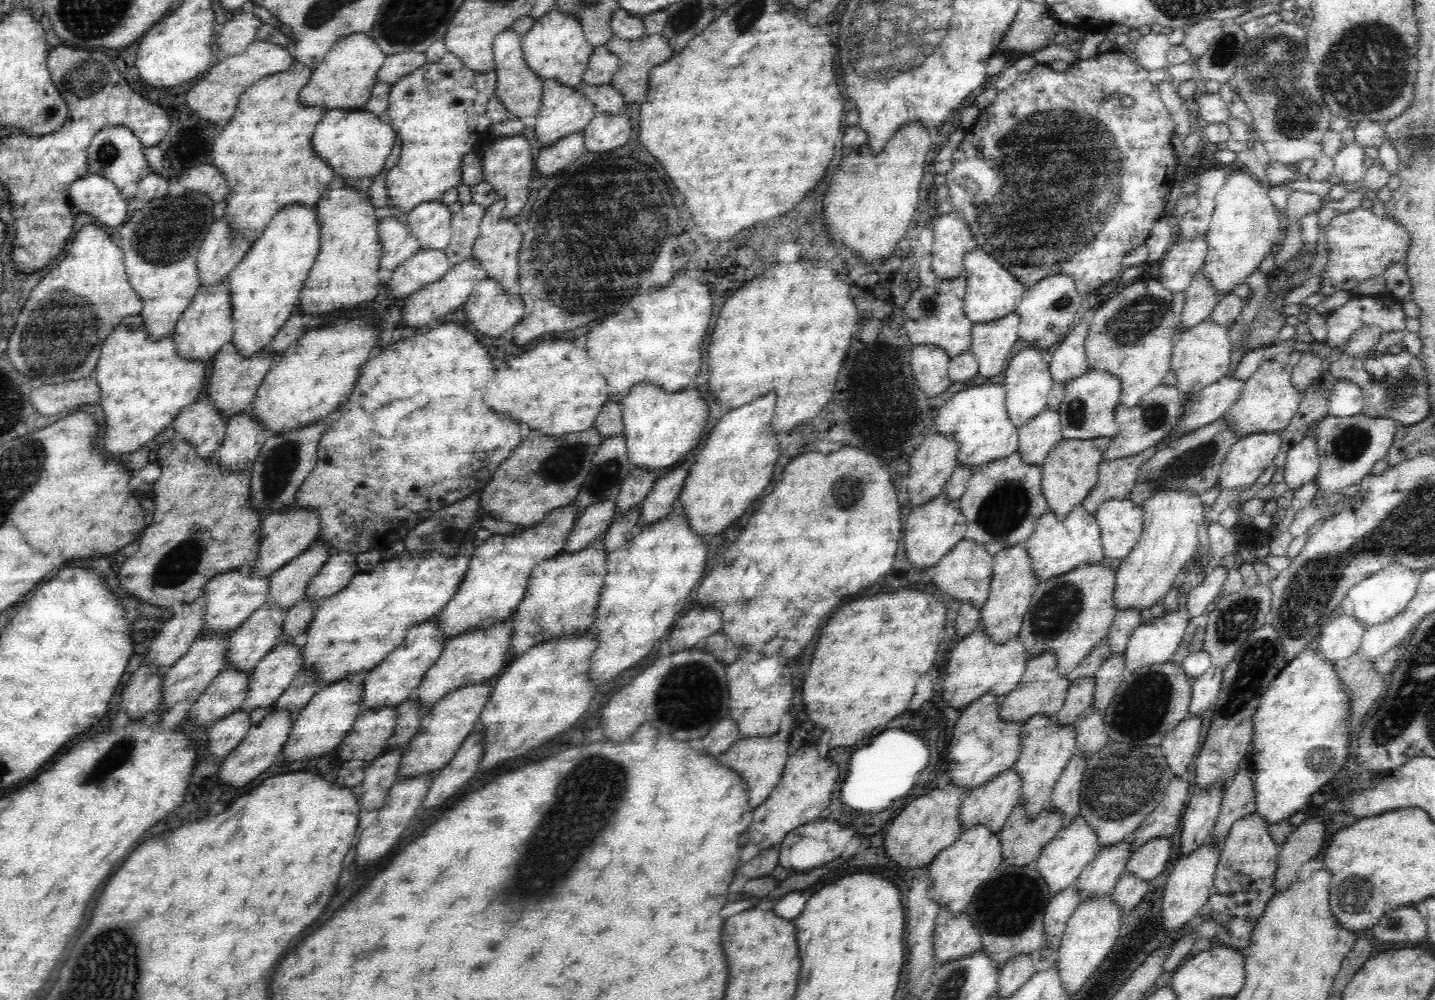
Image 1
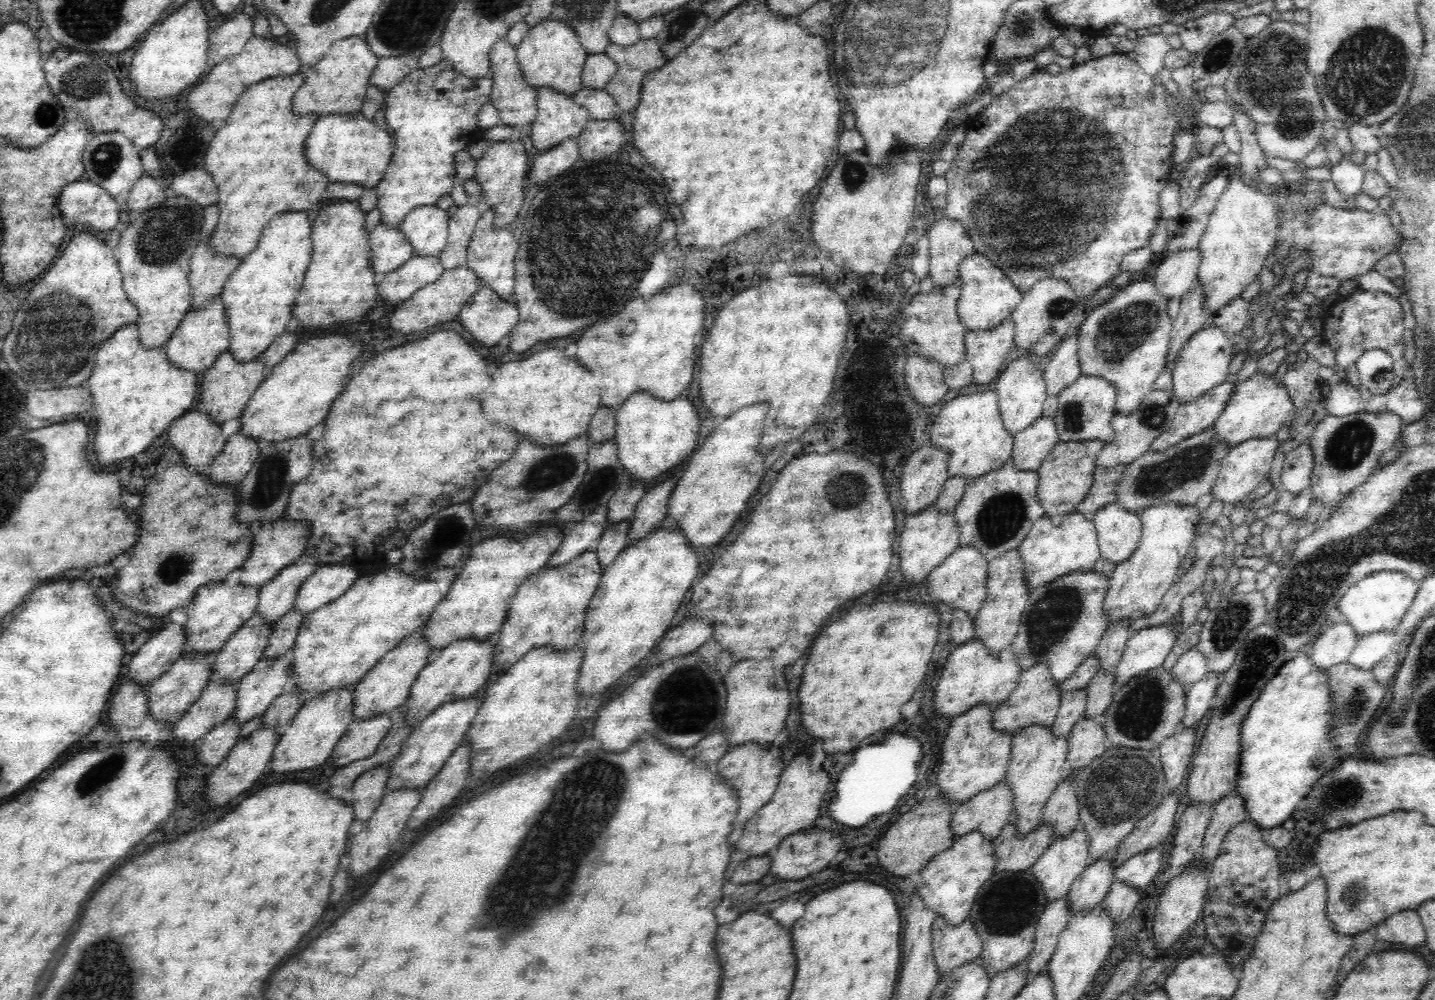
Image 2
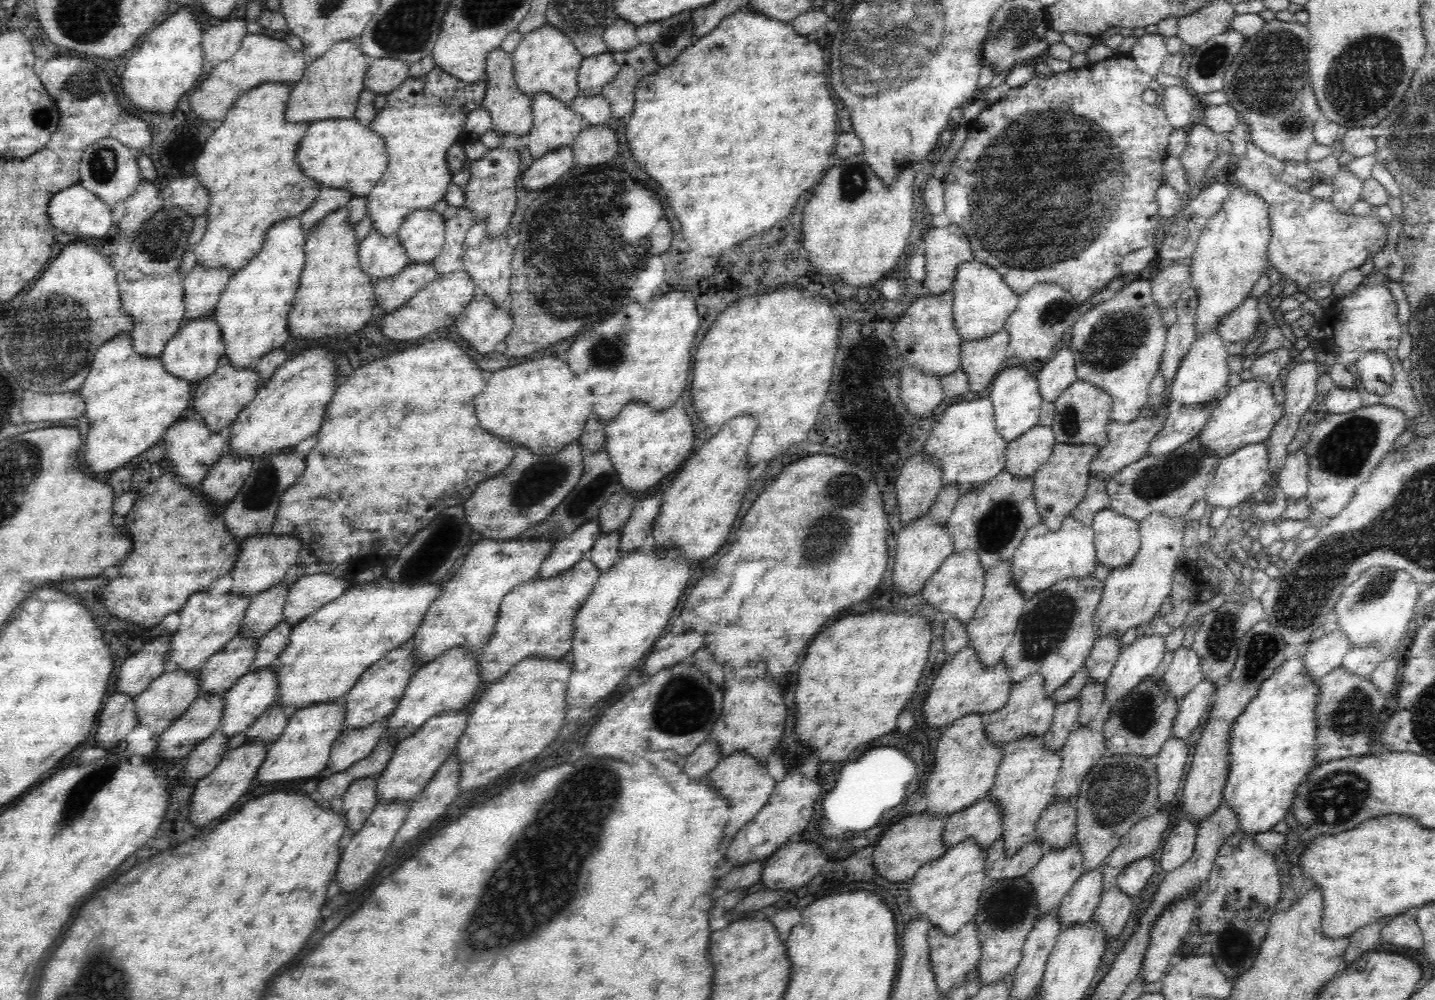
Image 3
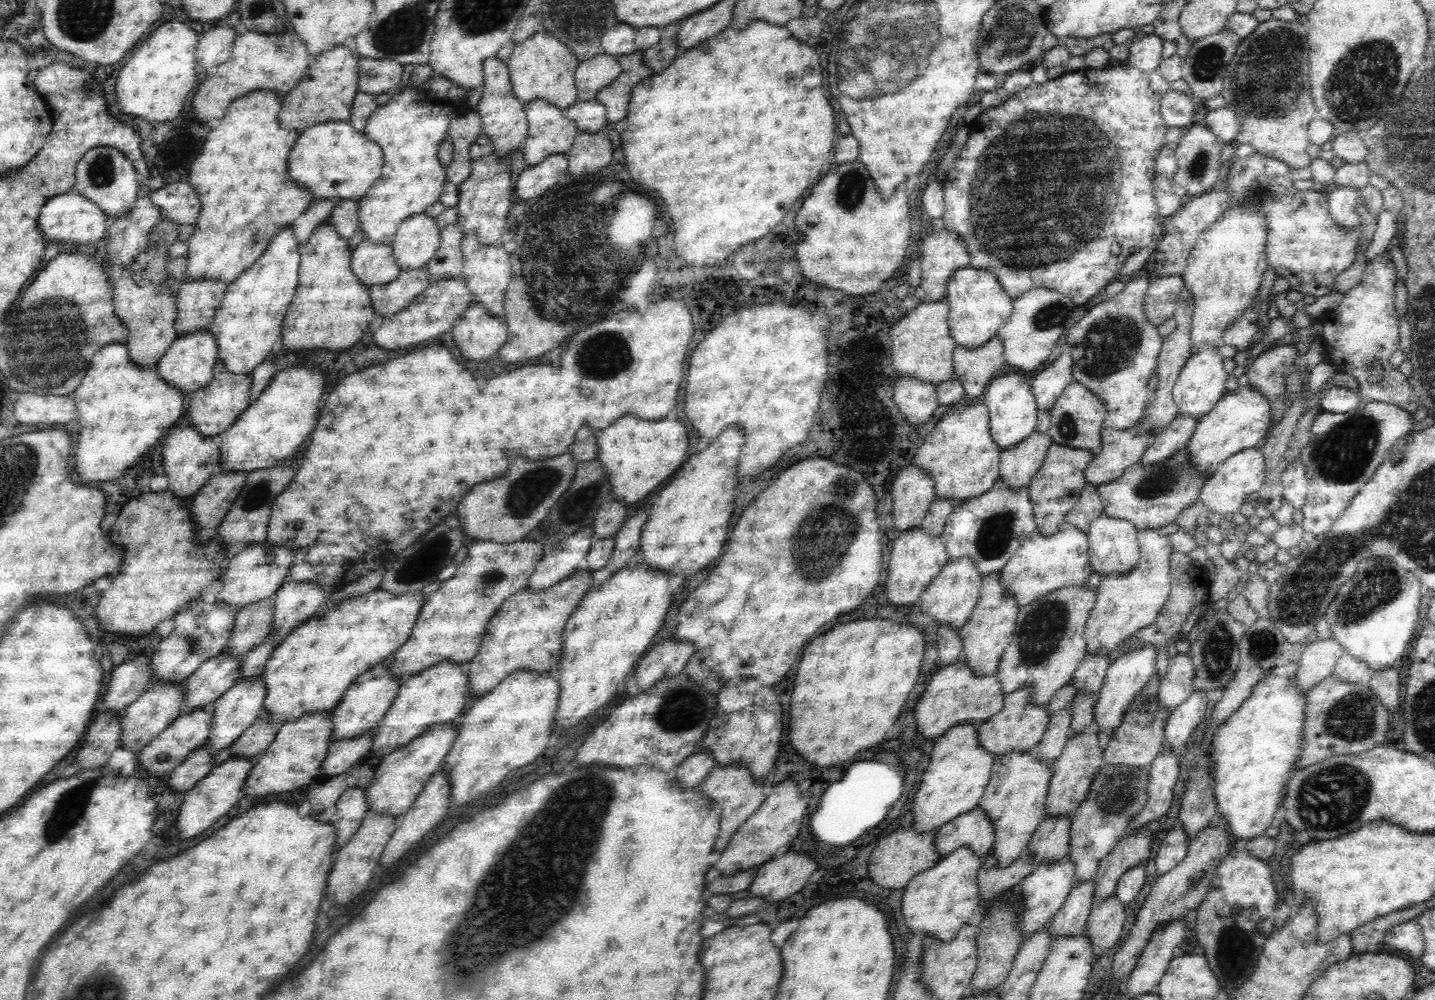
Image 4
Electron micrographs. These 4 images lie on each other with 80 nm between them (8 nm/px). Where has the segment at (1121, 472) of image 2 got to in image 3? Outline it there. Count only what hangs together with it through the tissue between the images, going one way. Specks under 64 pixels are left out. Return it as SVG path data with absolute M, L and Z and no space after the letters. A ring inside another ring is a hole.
M1104 477L1090 478L1084 498L1071 513L1077 522L1091 526L1095 515L1110 507L1112 502L1108 496L1108 481Z

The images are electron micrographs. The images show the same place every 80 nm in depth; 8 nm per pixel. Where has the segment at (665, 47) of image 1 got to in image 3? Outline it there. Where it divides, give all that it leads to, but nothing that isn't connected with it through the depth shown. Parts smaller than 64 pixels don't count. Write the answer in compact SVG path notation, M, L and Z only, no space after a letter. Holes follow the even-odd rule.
M640 43L632 50L610 51L620 70L604 85L602 97L610 103L612 122L630 115L636 102L636 87L643 76L656 72L660 66L655 59L651 44Z

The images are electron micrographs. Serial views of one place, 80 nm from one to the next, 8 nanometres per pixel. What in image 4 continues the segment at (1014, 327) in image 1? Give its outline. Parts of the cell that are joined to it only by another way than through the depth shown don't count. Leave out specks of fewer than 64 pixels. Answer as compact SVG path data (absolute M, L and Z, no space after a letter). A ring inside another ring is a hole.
M994 336L976 348L956 347L953 352L953 374L962 382L965 396L981 398L1000 366L1004 364L1004 343Z

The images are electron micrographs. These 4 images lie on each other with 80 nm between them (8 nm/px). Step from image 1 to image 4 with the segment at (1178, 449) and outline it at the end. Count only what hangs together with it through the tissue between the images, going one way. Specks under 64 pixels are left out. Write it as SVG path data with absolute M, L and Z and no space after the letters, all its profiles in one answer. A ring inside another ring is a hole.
M1188 446L1174 456L1155 464L1138 462L1129 467L1120 478L1098 487L1103 512L1114 519L1132 522L1136 528L1162 528L1178 520L1178 516L1199 499L1204 484L1211 476L1204 476L1190 467Z

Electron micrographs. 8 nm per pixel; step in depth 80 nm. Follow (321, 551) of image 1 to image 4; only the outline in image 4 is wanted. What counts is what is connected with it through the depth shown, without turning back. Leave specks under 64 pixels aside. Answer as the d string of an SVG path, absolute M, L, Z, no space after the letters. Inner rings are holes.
M275 595L241 607L235 616L232 634L223 654L242 655L258 646L271 632L275 615Z

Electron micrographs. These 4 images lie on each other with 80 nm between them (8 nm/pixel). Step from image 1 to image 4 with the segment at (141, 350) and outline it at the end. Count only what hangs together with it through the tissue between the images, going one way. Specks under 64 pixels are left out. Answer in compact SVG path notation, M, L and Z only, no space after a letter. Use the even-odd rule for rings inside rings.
M112 343L95 352L84 378L73 392L80 412L80 436L75 442L74 474L82 482L118 478L165 435L186 411L188 396L169 386L157 374L157 367L138 367L128 356L127 343Z

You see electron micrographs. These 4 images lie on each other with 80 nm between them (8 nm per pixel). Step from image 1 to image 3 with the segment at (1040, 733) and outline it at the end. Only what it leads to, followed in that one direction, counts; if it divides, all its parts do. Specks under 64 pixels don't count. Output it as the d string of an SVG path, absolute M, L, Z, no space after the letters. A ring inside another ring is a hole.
M1022 736L1003 748L995 783L989 794L1003 810L1003 842L1007 856L1014 856L1024 844L1036 840L1036 825L1053 798L1054 785L1061 775L1061 748L1049 750L1042 736Z

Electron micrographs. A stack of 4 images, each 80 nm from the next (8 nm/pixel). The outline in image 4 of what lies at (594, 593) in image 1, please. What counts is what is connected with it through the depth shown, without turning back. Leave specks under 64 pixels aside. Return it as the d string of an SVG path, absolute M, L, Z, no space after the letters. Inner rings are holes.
M587 558L567 579L546 590L532 591L528 587L508 596L490 620L481 647L467 664L469 695L472 700L484 696L511 672L527 668L533 672L552 670L561 657L561 637L569 616L588 594L593 581Z

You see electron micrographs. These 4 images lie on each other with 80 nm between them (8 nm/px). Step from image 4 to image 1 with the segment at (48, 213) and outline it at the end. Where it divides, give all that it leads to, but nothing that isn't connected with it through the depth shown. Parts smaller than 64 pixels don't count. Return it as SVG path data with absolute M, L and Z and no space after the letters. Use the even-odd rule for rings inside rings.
M88 174L75 180L69 186L68 203L75 210L94 216L96 224L110 228L126 221L133 204L111 180L99 174Z

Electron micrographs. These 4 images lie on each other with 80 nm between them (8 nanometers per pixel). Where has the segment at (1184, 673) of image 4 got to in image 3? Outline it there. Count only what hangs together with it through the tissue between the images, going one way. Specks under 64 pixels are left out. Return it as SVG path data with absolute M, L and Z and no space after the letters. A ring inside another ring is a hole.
M1183 645L1173 654L1173 660L1163 676L1171 696L1182 698L1203 679L1202 665L1198 653Z

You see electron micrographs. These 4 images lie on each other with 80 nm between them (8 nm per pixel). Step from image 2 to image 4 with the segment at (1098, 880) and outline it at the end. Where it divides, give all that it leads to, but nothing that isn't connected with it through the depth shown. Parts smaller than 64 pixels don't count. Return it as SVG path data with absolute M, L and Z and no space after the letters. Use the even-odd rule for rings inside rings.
M1095 880L1074 884L1064 904L1049 921L1050 935L1058 937L1086 934L1088 917L1094 908Z

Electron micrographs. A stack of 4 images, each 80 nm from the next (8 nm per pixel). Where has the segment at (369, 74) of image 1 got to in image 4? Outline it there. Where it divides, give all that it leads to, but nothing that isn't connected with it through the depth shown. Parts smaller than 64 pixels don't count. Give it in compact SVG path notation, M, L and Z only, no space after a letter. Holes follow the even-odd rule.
M351 43L334 45L310 62L302 80L293 88L281 105L280 126L289 131L305 131L316 124L349 120L359 81L359 55Z

